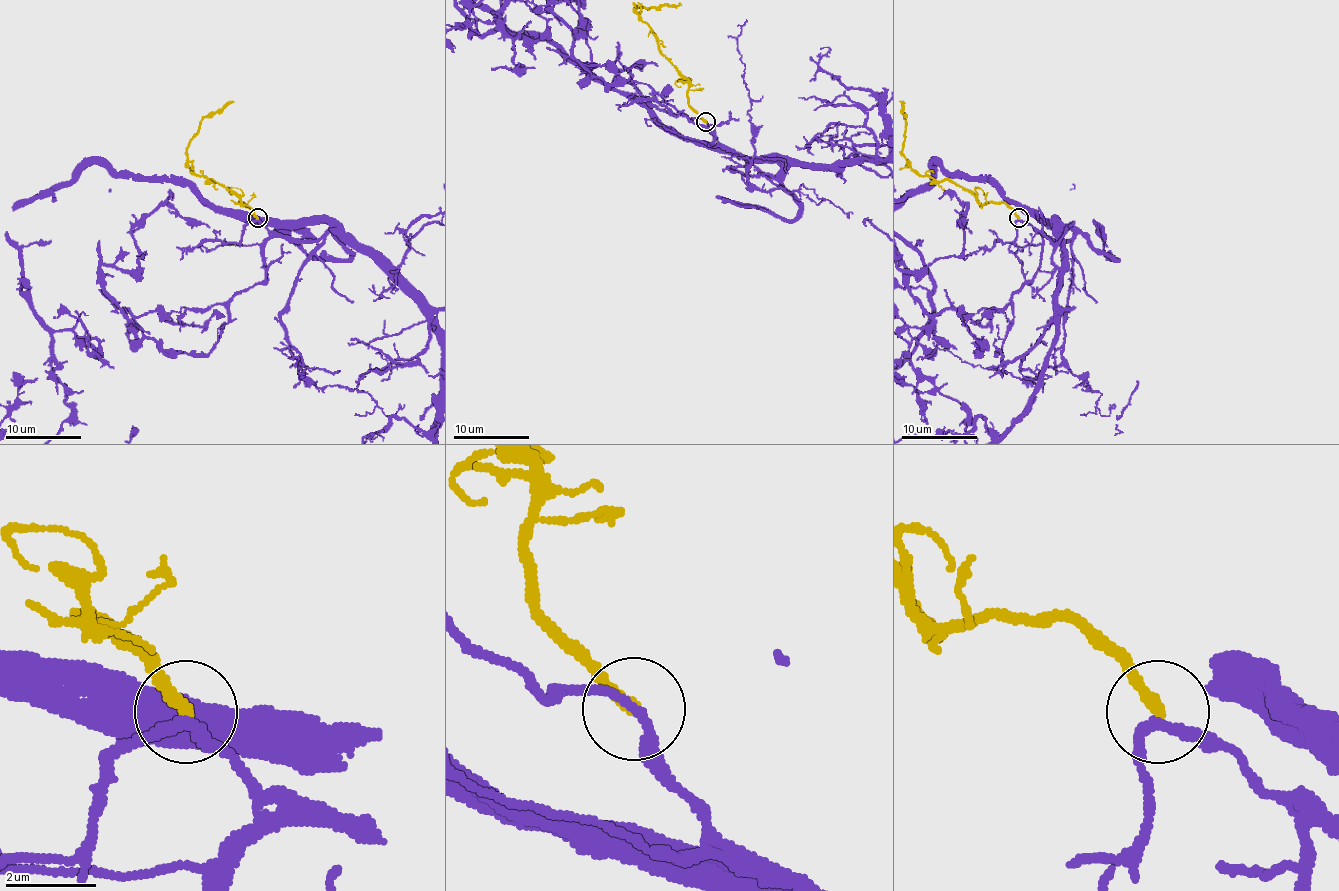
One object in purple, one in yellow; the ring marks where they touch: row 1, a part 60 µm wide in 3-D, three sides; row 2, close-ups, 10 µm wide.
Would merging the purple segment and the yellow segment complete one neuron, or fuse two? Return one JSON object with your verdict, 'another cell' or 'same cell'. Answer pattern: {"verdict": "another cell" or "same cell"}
{"verdict": "another cell"}

